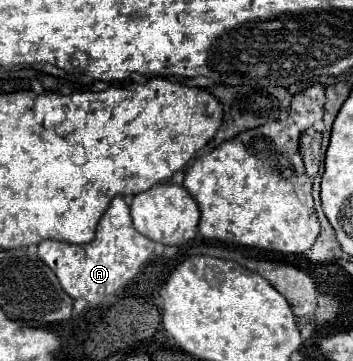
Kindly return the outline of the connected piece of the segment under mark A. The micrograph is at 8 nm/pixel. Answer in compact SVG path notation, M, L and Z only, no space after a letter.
M116 196L110 202L96 228L96 238L92 242L68 244L60 240L44 240L38 244L40 260L44 260L44 264L54 270L64 292L72 298L86 298L90 304L100 304L108 296L114 296L118 290L124 290L146 266L152 252L154 242L148 240L144 234L136 232L130 218L130 206L122 196Z

